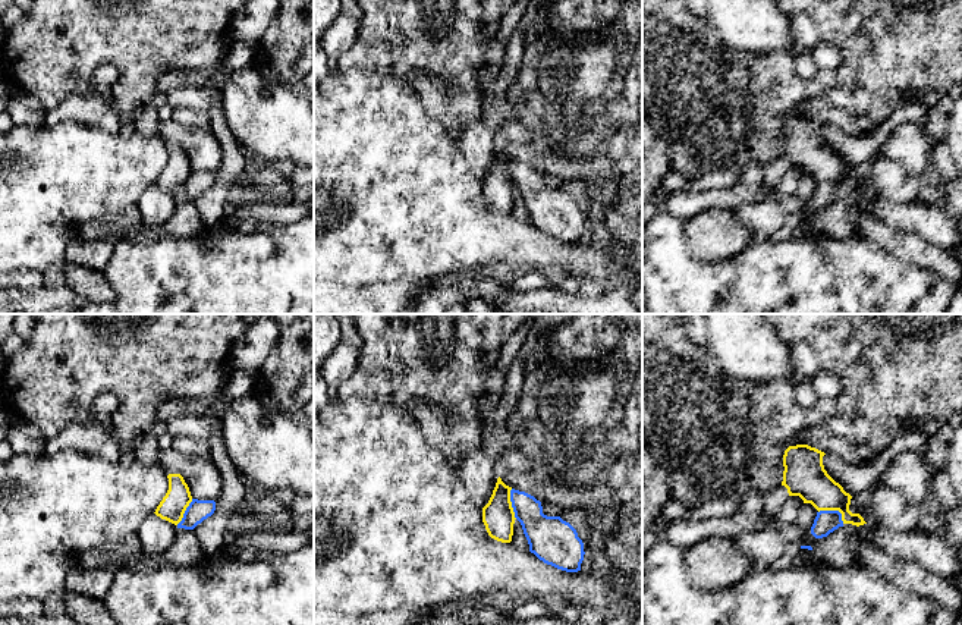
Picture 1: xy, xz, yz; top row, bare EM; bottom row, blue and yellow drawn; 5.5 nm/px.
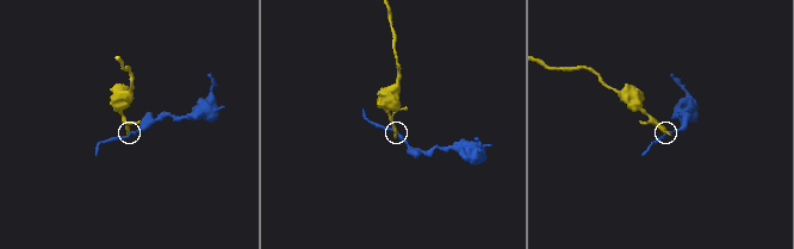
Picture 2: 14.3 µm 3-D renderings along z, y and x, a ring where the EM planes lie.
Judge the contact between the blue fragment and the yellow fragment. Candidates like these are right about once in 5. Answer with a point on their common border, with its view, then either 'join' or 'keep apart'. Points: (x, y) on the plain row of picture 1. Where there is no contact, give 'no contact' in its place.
contact yz (835, 182); keep apart

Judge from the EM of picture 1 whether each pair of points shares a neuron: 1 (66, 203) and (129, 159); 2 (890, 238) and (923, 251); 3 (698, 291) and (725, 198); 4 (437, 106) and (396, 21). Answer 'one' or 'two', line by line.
1: one
2: one
3: two
4: one

